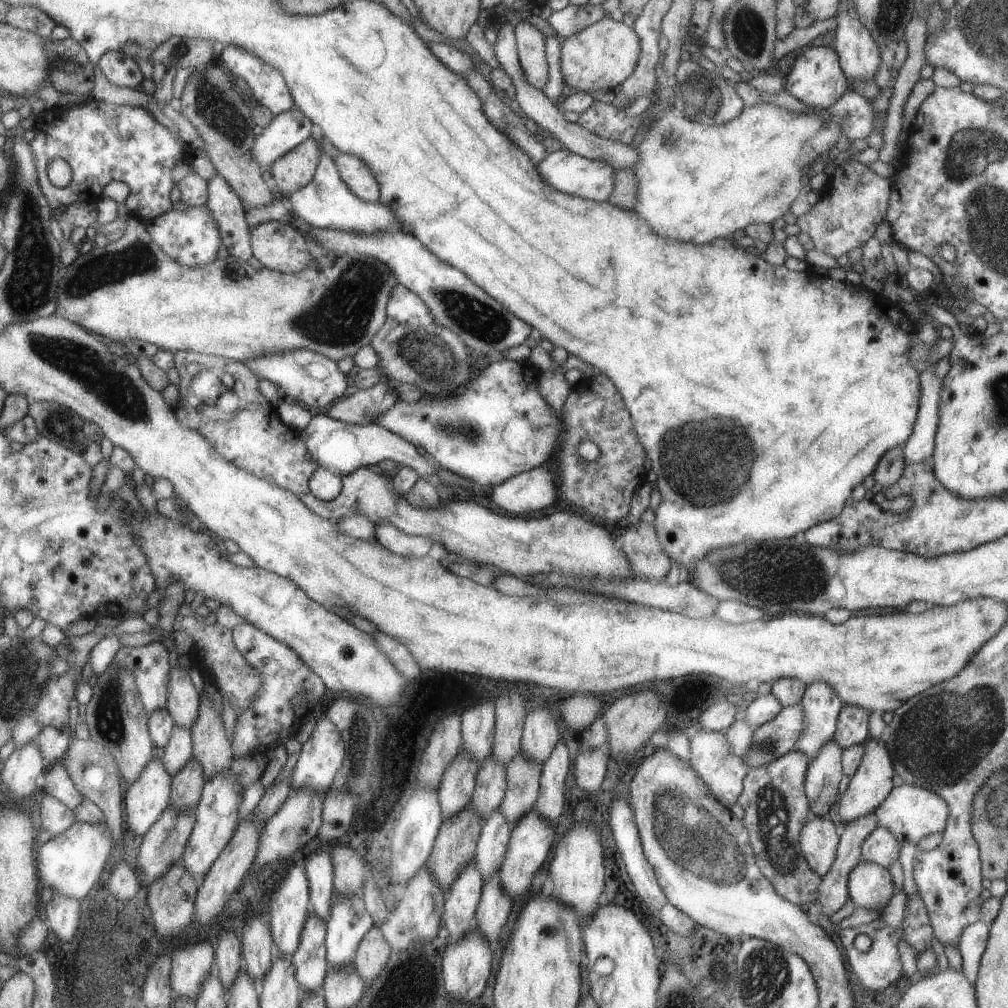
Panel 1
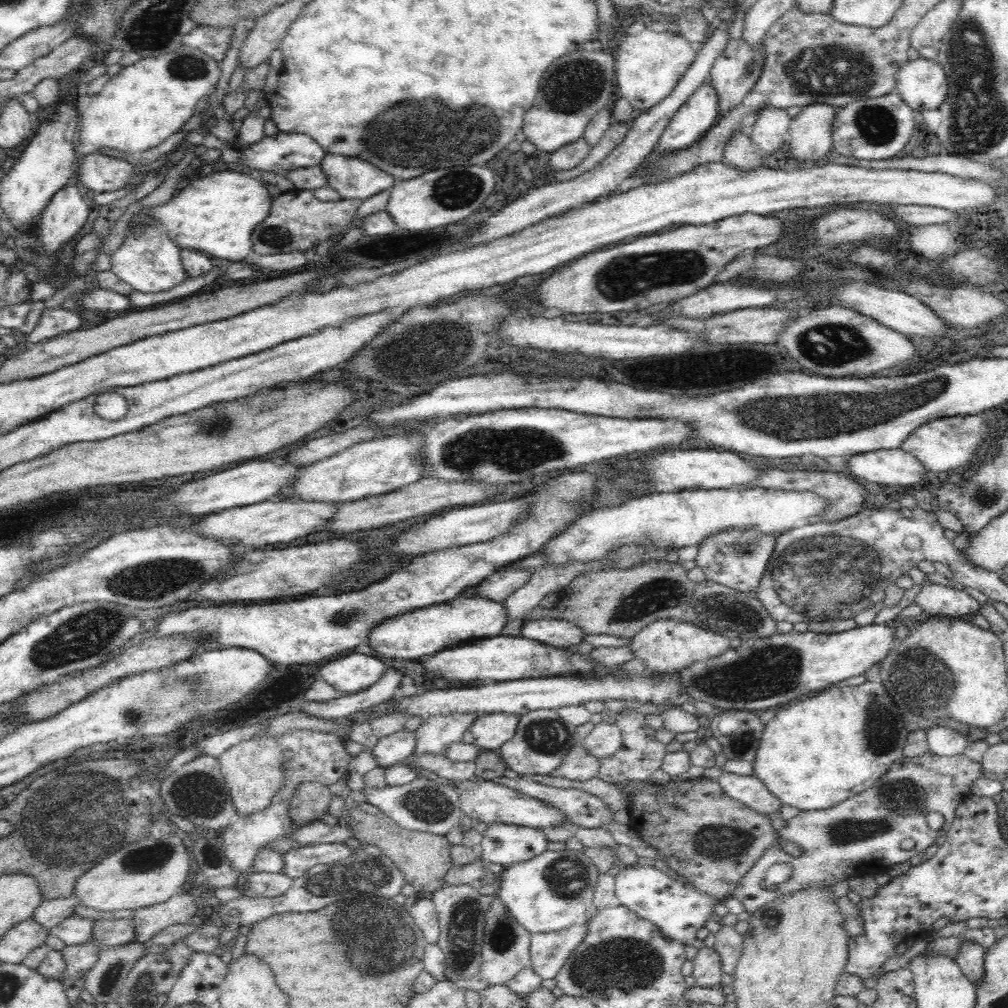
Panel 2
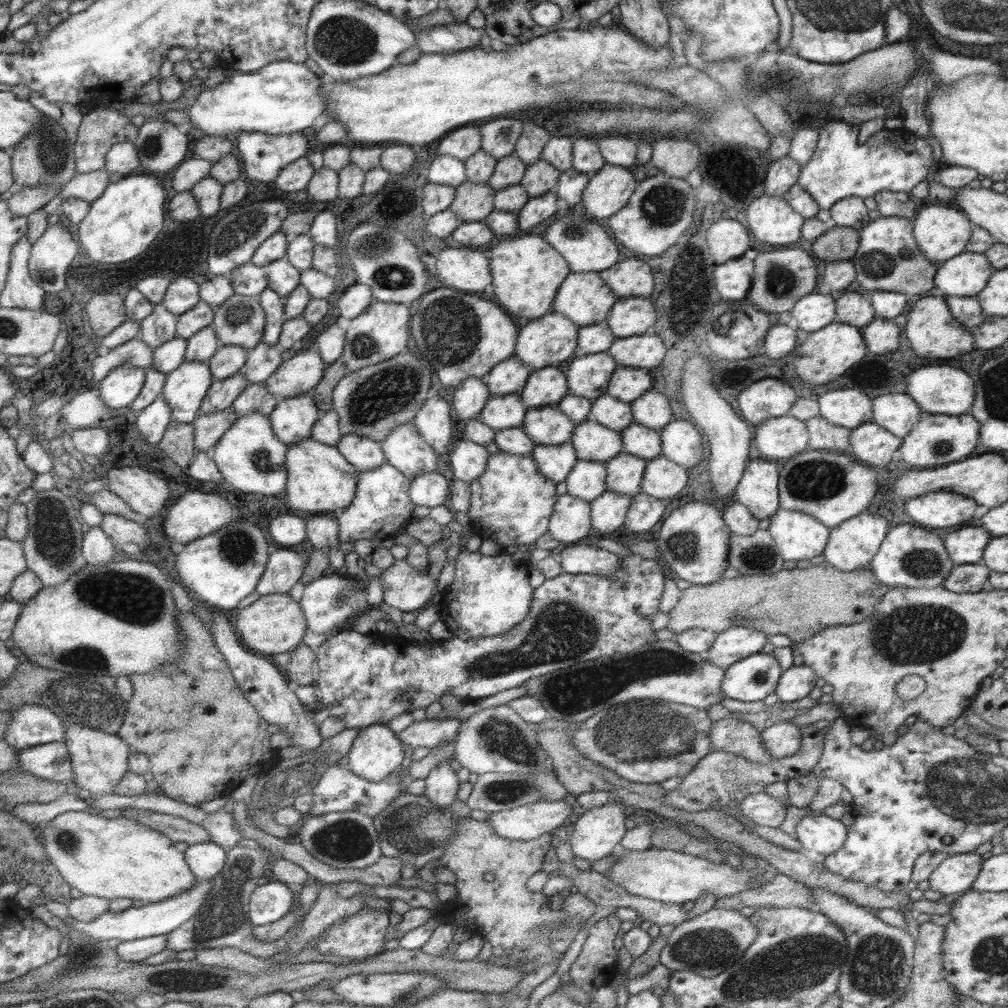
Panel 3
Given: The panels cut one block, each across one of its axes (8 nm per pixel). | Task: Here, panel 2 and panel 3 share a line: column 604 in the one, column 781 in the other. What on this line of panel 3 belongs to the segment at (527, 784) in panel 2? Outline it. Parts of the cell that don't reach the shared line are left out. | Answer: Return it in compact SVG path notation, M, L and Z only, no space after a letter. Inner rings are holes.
M764 792L747 795L739 808L740 815L759 826L779 827L786 814L786 808Z

